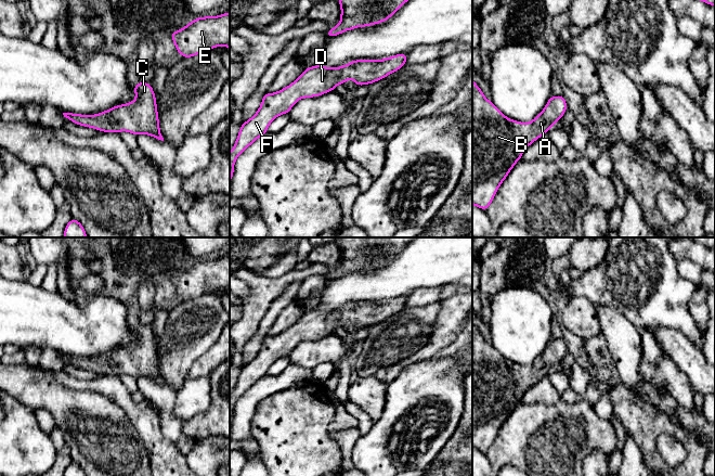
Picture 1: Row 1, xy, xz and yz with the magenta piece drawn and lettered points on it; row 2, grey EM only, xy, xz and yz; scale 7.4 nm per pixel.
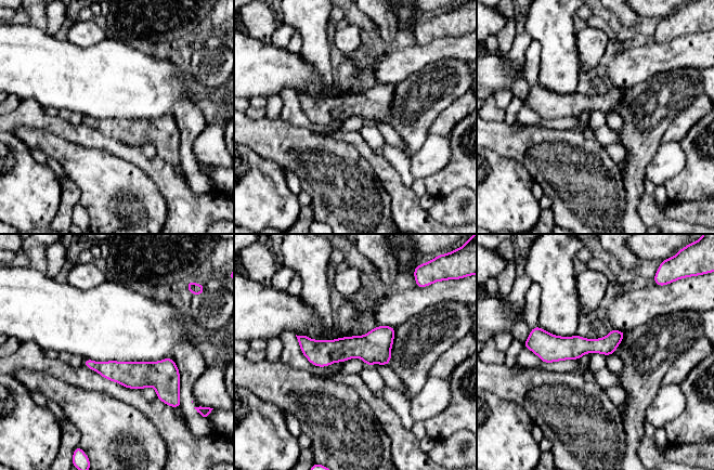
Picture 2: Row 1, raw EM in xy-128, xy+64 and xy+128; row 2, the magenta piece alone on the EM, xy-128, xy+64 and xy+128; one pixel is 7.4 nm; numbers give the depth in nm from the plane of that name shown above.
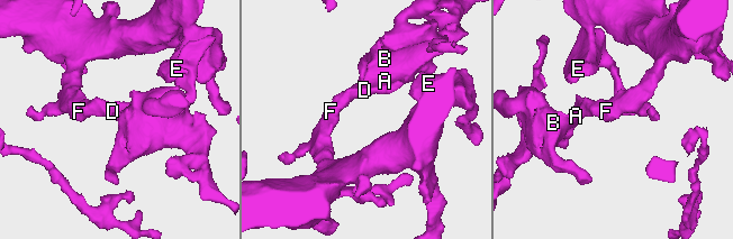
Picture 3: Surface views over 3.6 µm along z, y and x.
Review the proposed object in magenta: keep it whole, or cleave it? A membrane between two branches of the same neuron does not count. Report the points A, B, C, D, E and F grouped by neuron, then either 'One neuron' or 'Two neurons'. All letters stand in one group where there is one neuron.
Groups: A B C D E F. One neuron

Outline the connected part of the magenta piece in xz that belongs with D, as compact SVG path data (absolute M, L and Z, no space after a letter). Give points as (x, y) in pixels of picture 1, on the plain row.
M400 296L380 304L355 303L349 305L347 308L334 311L328 311L320 307L313 310L307 310L292 326L282 333L274 336L266 335L262 340L261 348L257 356L239 370L237 382L232 395L230 396L230 426L234 416L234 407L236 401L258 381L268 375L270 366L277 359L288 357L297 344L303 340L320 339L328 334L334 334L338 326L344 327L348 322L353 322L358 330L381 323L404 309L406 307L406 300L407 296Z

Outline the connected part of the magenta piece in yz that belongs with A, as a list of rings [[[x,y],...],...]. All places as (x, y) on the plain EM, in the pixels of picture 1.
[[[472,322],[472,448],[486,454],[524,393],[545,377],[564,358],[567,351],[563,338],[551,338],[544,352],[532,364],[516,364],[506,360],[489,344]]]

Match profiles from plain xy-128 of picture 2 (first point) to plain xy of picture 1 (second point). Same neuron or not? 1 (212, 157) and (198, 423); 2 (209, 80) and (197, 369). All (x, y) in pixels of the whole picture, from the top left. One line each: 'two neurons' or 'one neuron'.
1: two neurons
2: two neurons

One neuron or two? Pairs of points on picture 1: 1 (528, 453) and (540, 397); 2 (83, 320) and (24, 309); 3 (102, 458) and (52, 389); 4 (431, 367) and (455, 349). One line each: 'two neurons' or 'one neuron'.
1: two neurons
2: one neuron
3: one neuron
4: two neurons

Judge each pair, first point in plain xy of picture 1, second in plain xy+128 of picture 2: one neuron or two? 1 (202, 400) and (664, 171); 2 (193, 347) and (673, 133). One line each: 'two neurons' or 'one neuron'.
1: one neuron
2: two neurons

